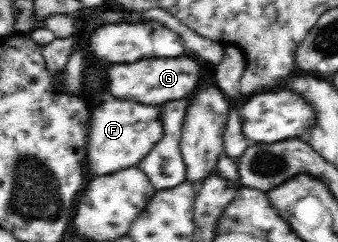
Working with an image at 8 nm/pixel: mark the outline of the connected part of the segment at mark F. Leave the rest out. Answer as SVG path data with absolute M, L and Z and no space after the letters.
M113 99L92 107L89 123L85 171L89 177L112 175L134 167L148 155L163 134L159 106L144 105L133 100Z

